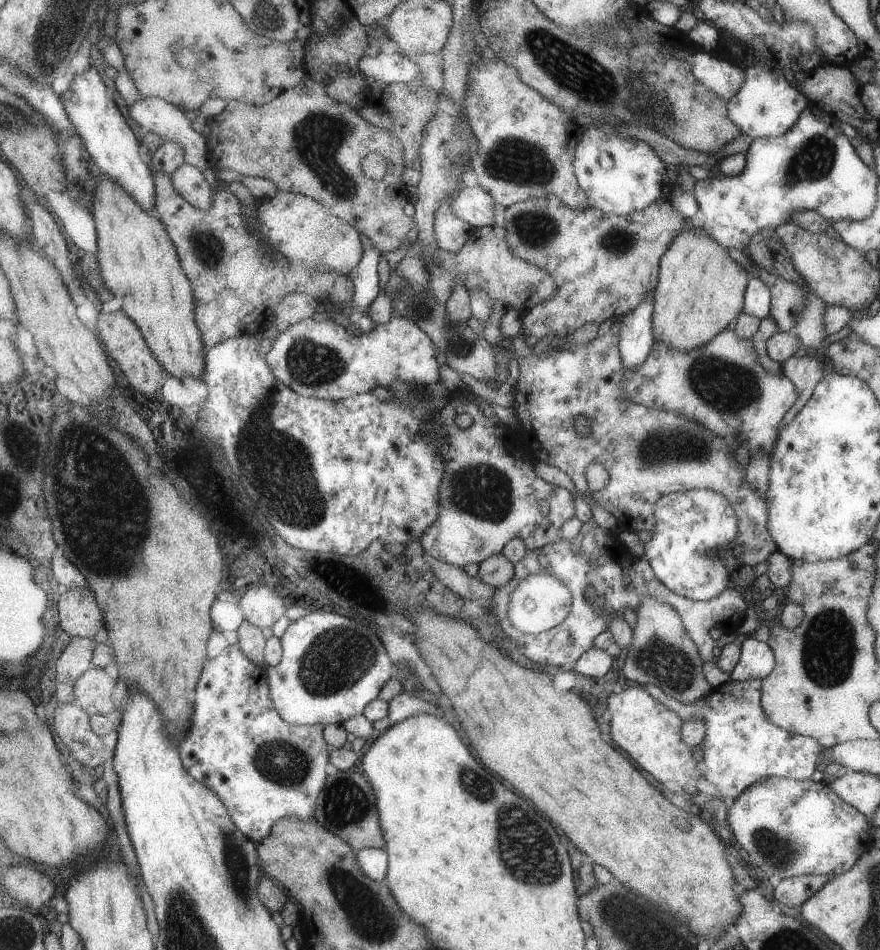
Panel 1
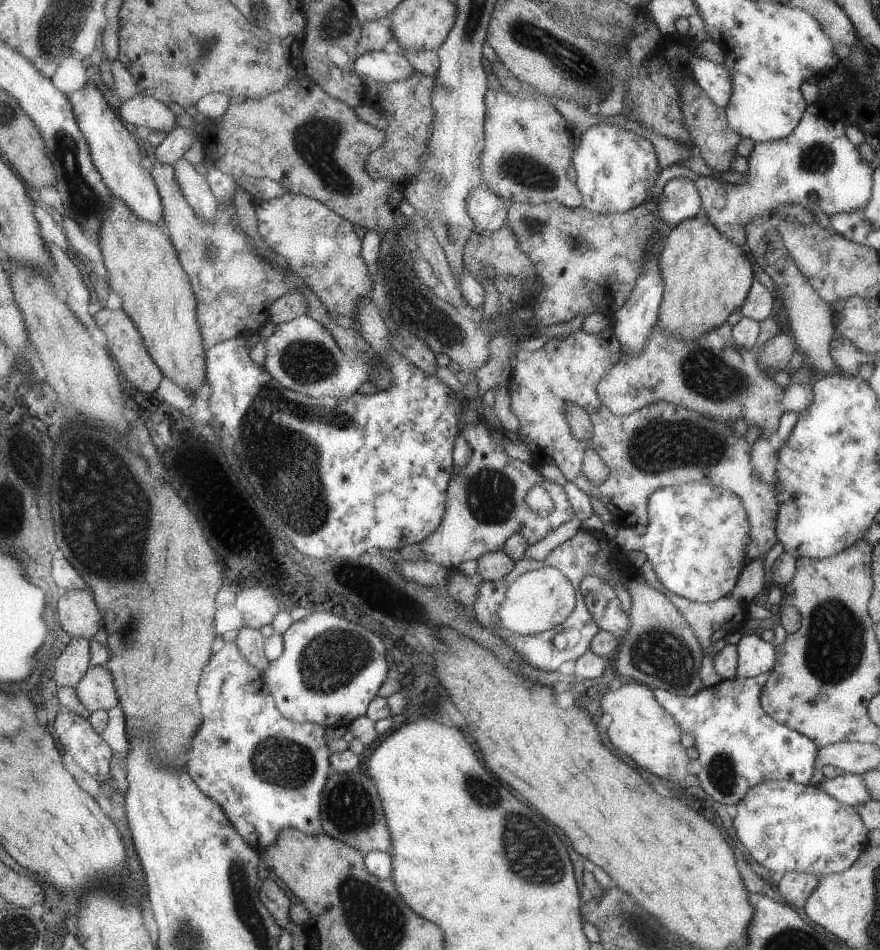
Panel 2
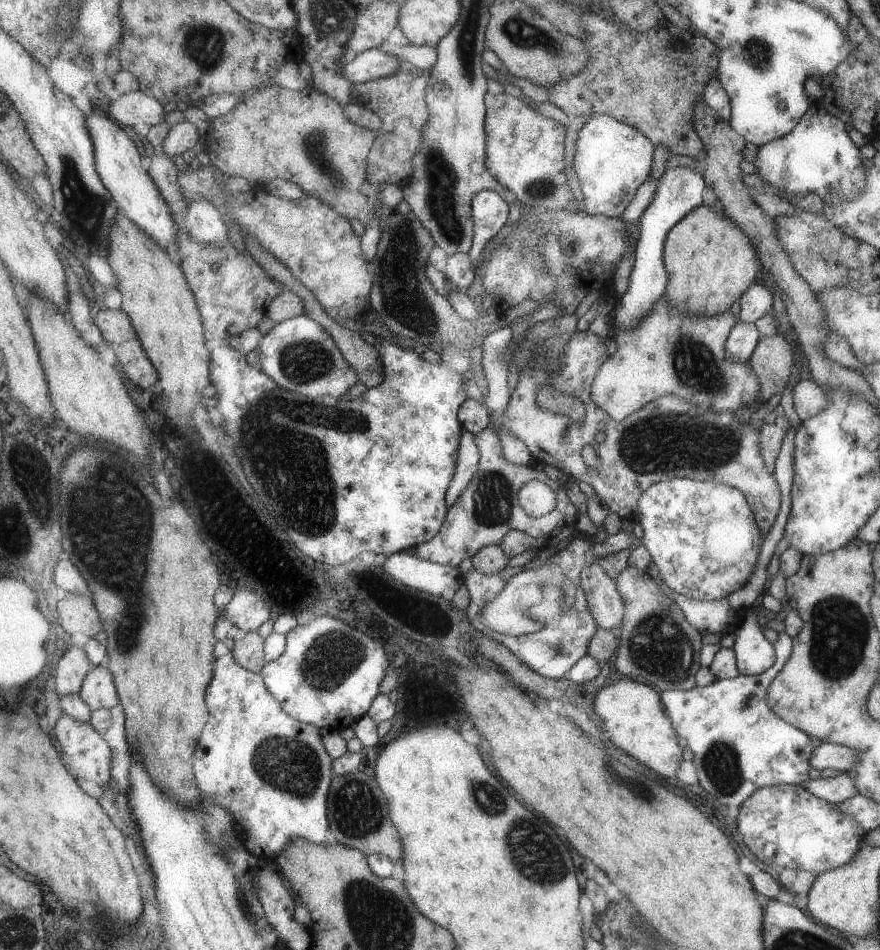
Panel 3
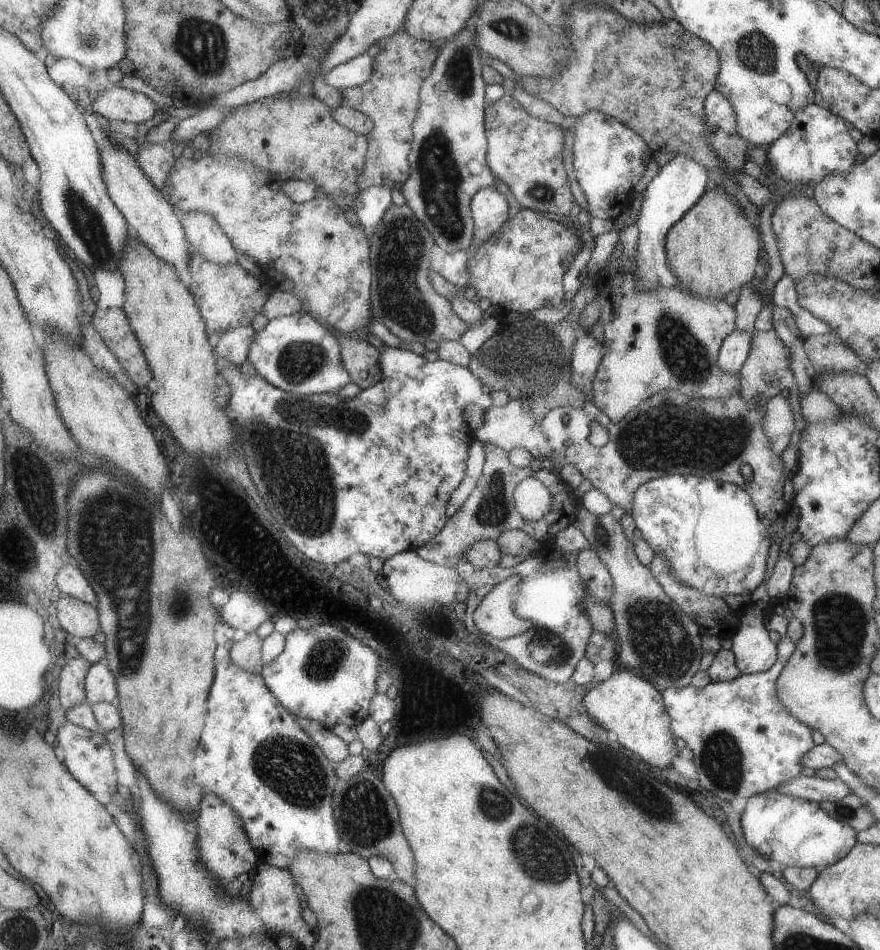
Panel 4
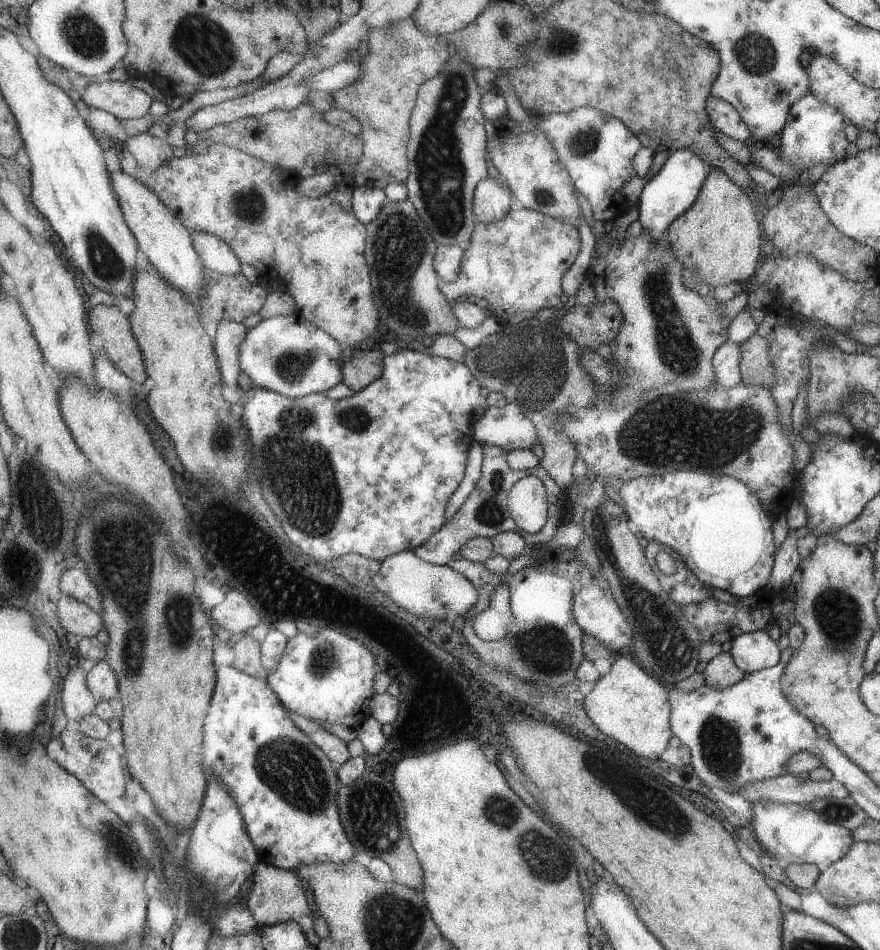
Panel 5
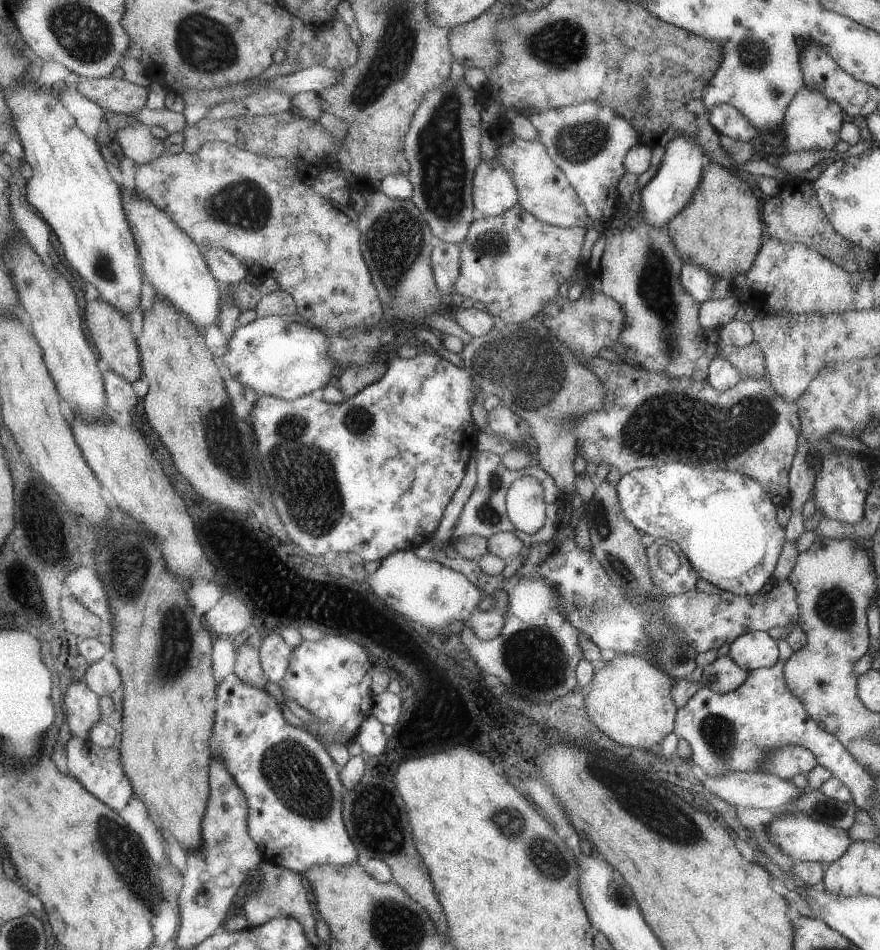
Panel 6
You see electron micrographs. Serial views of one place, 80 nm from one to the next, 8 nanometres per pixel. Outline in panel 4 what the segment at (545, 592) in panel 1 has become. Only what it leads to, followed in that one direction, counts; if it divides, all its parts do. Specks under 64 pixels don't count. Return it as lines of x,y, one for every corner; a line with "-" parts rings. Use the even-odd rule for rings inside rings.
508,576
480,602
474,612
474,621
484,633
507,639
525,634
531,622
520,619
515,612
521,592
521,576

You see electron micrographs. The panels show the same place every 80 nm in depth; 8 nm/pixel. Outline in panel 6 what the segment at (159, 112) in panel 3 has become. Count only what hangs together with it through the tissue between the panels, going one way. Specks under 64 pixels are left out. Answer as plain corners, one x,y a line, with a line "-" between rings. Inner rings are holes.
103,77
82,78
77,90
89,100
100,104
105,110
119,114
133,115
147,104
149,86
138,86
126,79

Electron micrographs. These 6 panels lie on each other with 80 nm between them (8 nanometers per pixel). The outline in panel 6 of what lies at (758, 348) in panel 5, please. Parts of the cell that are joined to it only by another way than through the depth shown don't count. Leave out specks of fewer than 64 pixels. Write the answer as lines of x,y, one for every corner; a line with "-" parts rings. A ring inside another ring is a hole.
753,340
743,346
721,345
717,355
727,357
743,379
765,374
764,353

